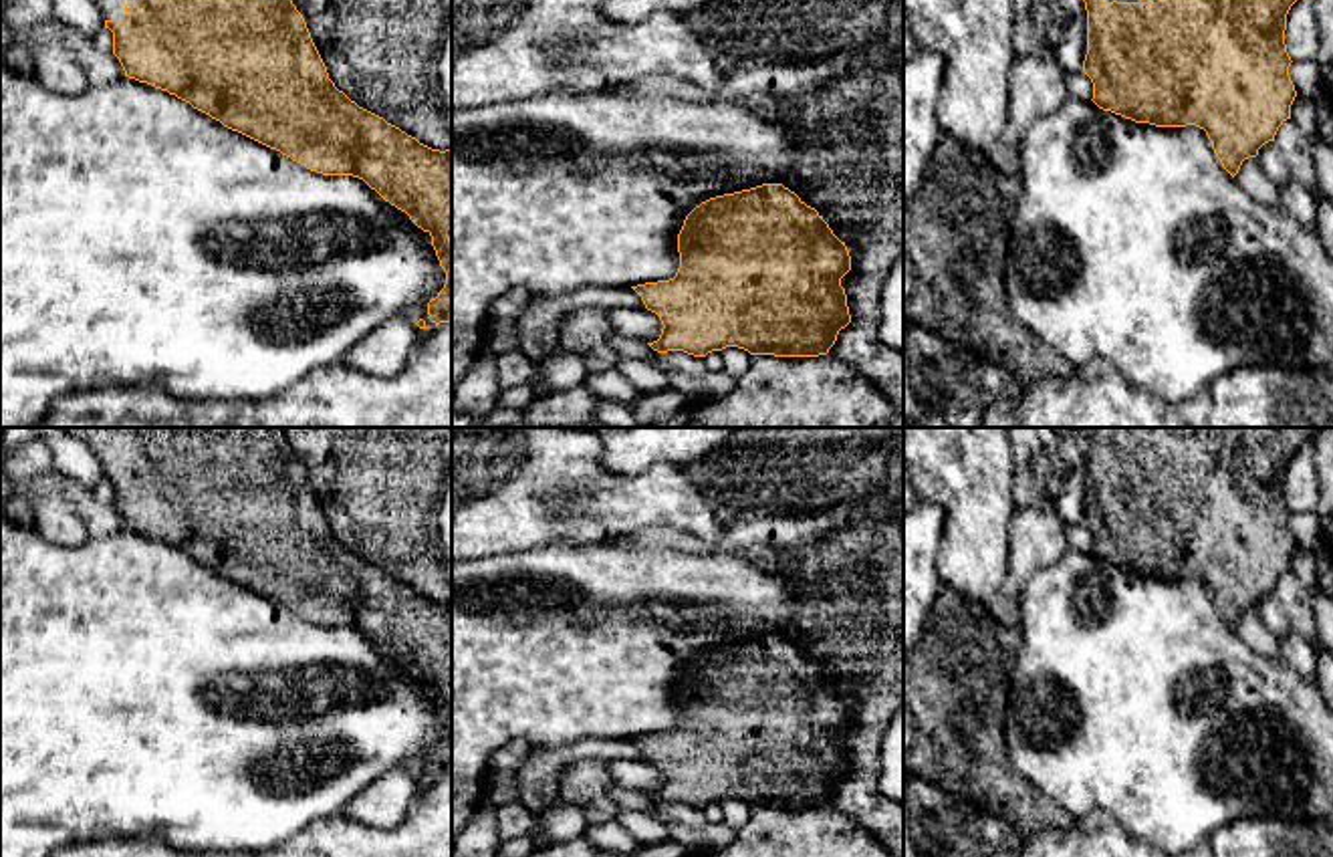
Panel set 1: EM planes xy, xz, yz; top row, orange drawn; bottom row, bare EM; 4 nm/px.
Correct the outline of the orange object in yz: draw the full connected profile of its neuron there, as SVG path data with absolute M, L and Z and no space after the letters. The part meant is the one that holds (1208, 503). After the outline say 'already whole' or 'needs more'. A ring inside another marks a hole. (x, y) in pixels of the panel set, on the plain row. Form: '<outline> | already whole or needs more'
M1075 427L1073 440L1081 444L1087 462L1087 506L1083 524L1093 534L1093 555L1135 575L1156 579L1196 577L1206 583L1222 619L1234 629L1244 611L1256 609L1258 601L1275 593L1279 579L1291 571L1291 557L1297 548L1289 528L1291 508L1285 496L1287 466L1303 444L1315 438L1319 427Z | needs more

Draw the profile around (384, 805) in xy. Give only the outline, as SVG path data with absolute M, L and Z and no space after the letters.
M407 766L391 768L357 794L343 815L373 829L395 829L405 819L419 788L421 780Z

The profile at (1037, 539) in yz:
M1016 508L1010 524L1004 595L1016 599L1028 577L1055 565L1071 546L1067 522L1055 512Z

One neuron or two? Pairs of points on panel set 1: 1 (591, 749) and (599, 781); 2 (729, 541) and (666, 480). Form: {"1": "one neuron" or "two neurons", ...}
{"1": "two neurons", "2": "two neurons"}

